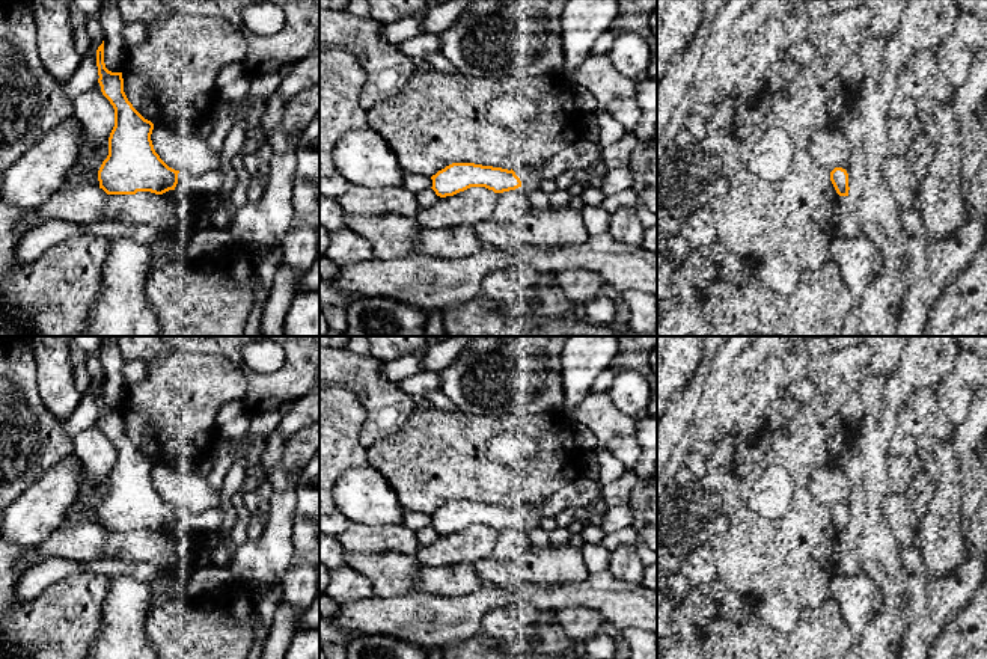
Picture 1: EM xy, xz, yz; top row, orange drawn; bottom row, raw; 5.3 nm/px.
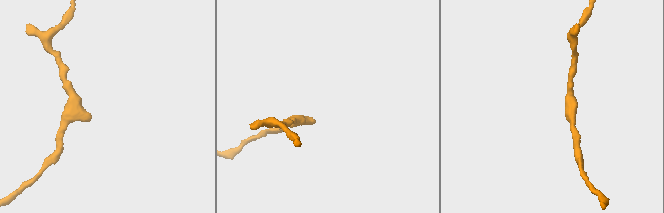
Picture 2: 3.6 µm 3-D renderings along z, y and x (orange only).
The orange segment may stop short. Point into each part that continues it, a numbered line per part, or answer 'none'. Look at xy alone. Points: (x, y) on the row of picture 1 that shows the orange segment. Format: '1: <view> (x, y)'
none

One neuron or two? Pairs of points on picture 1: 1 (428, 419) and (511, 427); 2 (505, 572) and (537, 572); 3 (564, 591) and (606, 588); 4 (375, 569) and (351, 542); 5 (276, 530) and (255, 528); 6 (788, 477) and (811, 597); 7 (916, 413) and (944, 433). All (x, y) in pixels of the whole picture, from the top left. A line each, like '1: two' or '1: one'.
1: one
2: one
3: one
4: two
5: two
6: one
7: one

